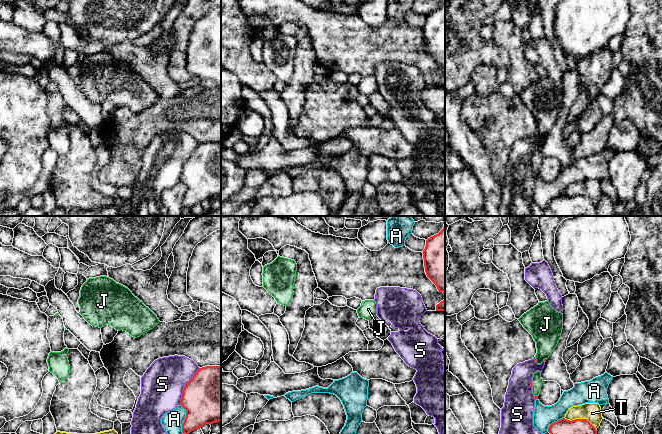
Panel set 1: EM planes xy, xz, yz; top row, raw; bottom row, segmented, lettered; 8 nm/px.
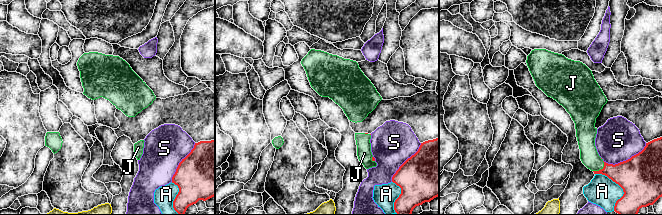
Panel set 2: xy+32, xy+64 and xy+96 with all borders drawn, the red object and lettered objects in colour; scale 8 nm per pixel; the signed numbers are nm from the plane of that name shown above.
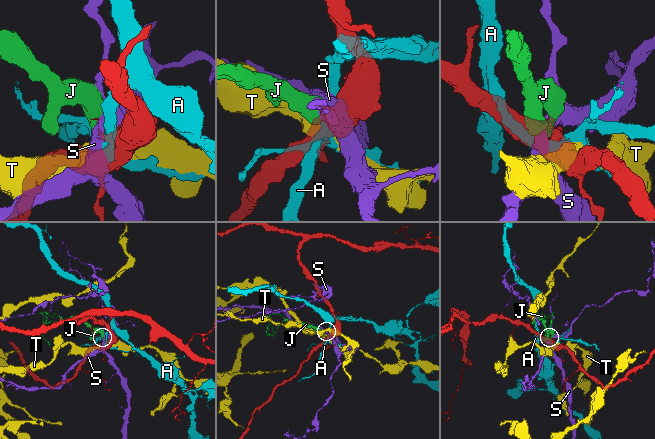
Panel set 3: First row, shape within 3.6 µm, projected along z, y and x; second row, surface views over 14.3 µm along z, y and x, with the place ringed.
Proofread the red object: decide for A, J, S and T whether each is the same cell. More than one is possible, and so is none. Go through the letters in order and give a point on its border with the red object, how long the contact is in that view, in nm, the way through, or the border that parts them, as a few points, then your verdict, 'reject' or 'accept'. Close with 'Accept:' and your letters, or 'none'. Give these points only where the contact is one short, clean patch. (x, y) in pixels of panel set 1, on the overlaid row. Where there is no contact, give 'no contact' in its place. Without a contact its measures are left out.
A: meets red in xy at (184, 419); contact 240 nm long; reject
J: meets red in yz at (535, 359); contact 40 nm long; runs through yz (534, 357), (535, 359), (544, 350), (546, 330); accept
S: meets red in xy at (185, 386); contact 340 nm long; reject
T: meets red in yz at (580, 419); contact 280 nm long; reject
Accept: J

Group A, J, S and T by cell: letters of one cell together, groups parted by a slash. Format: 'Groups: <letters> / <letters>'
Groups: A / J / S / T

